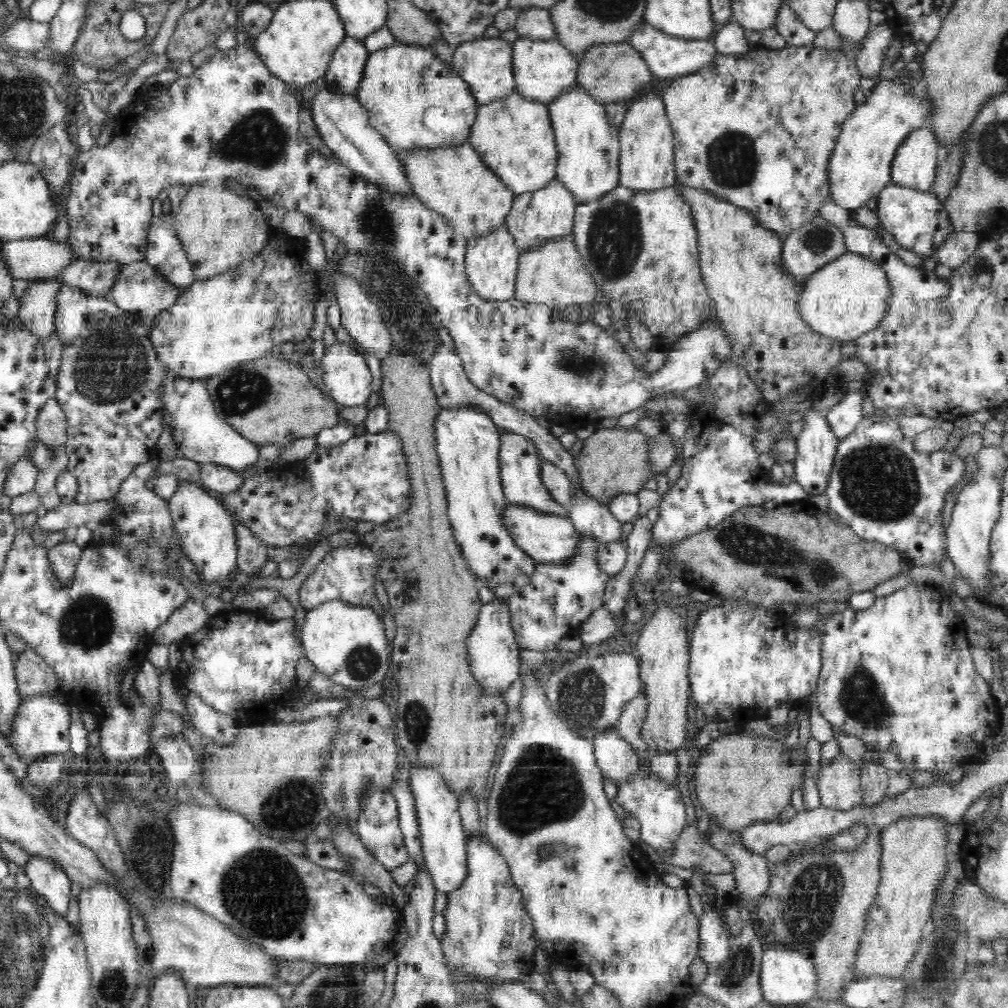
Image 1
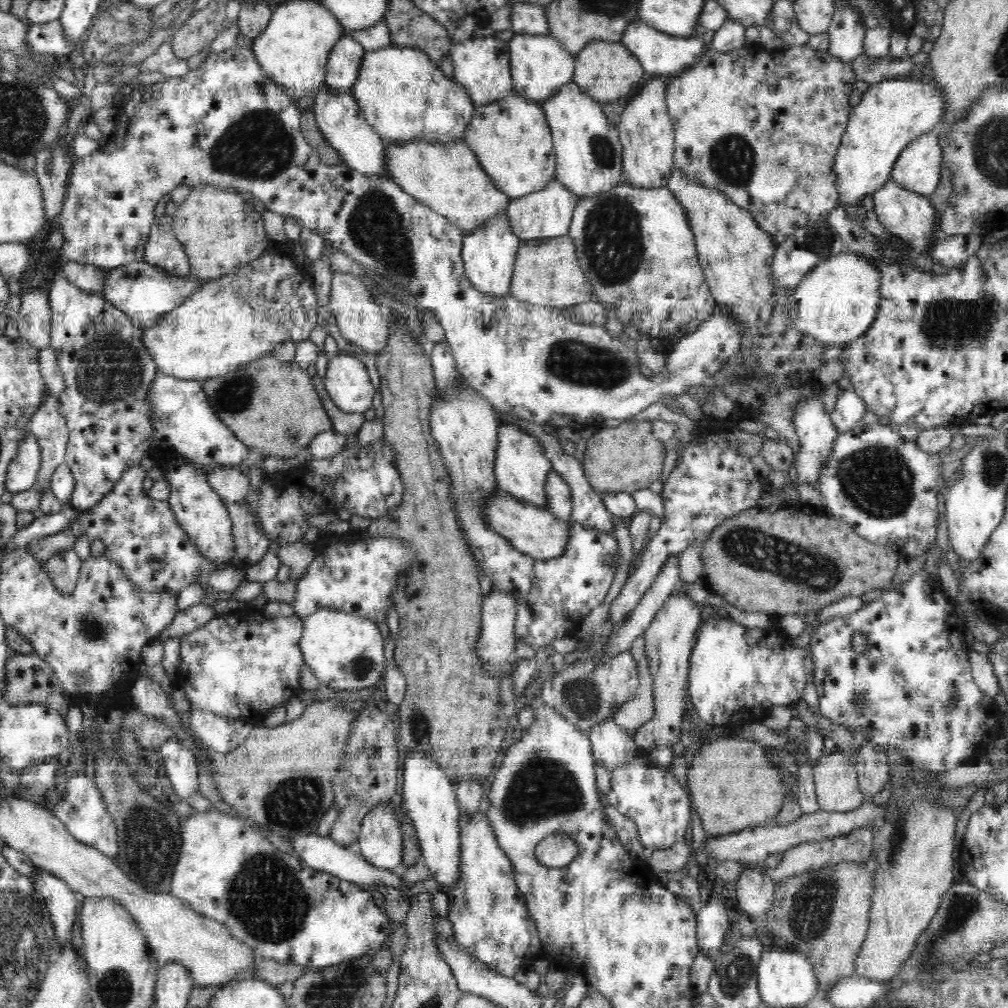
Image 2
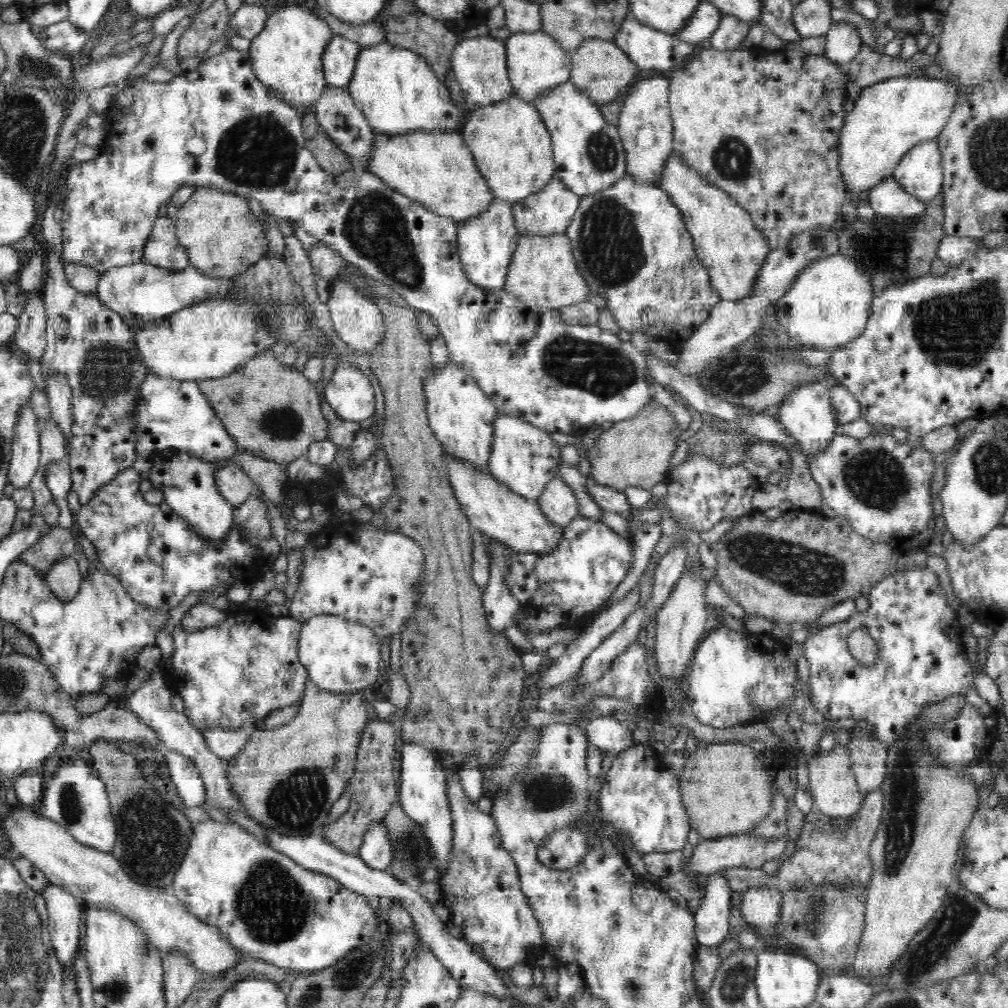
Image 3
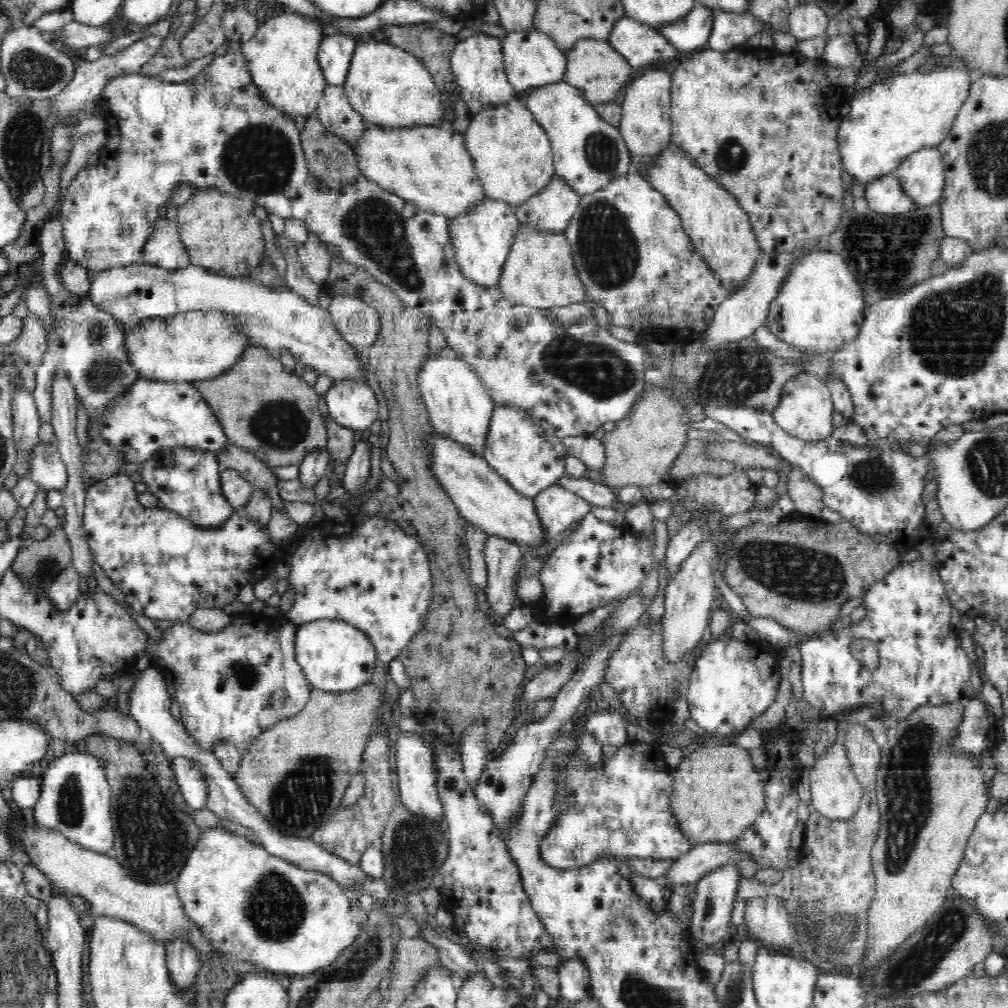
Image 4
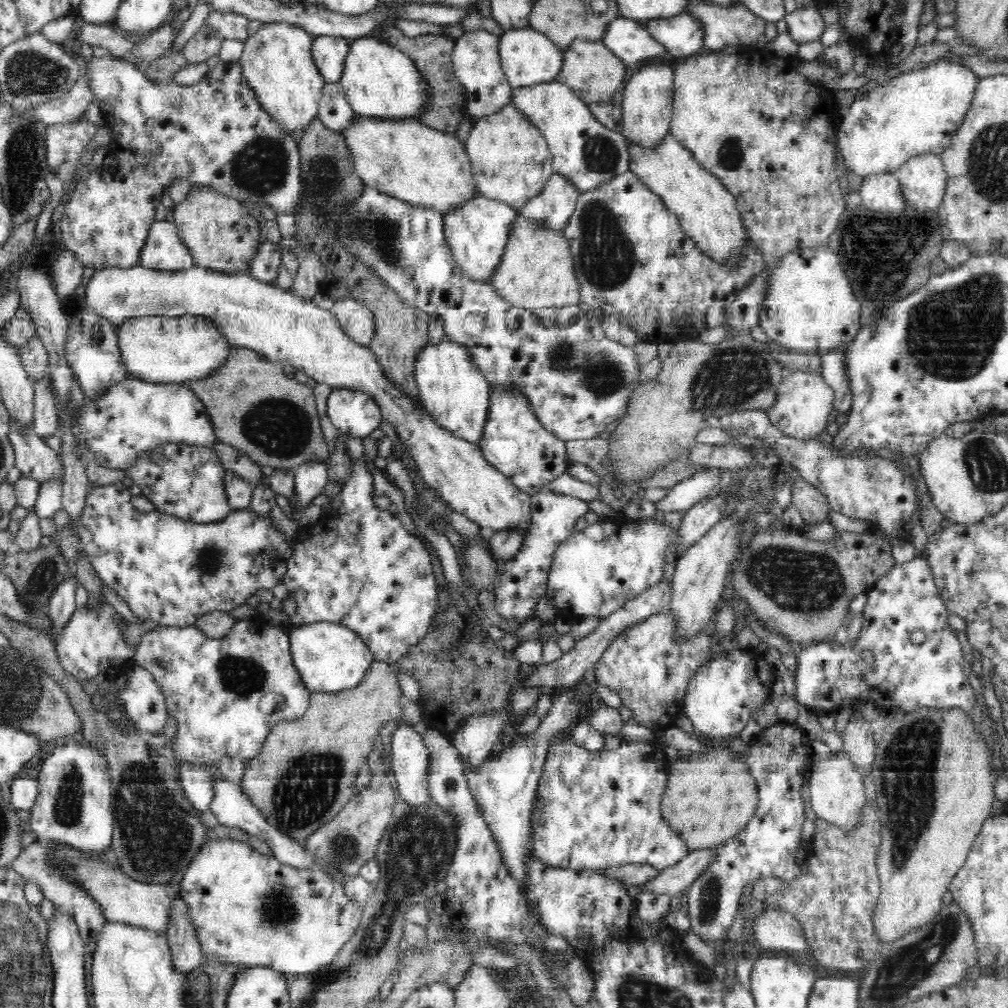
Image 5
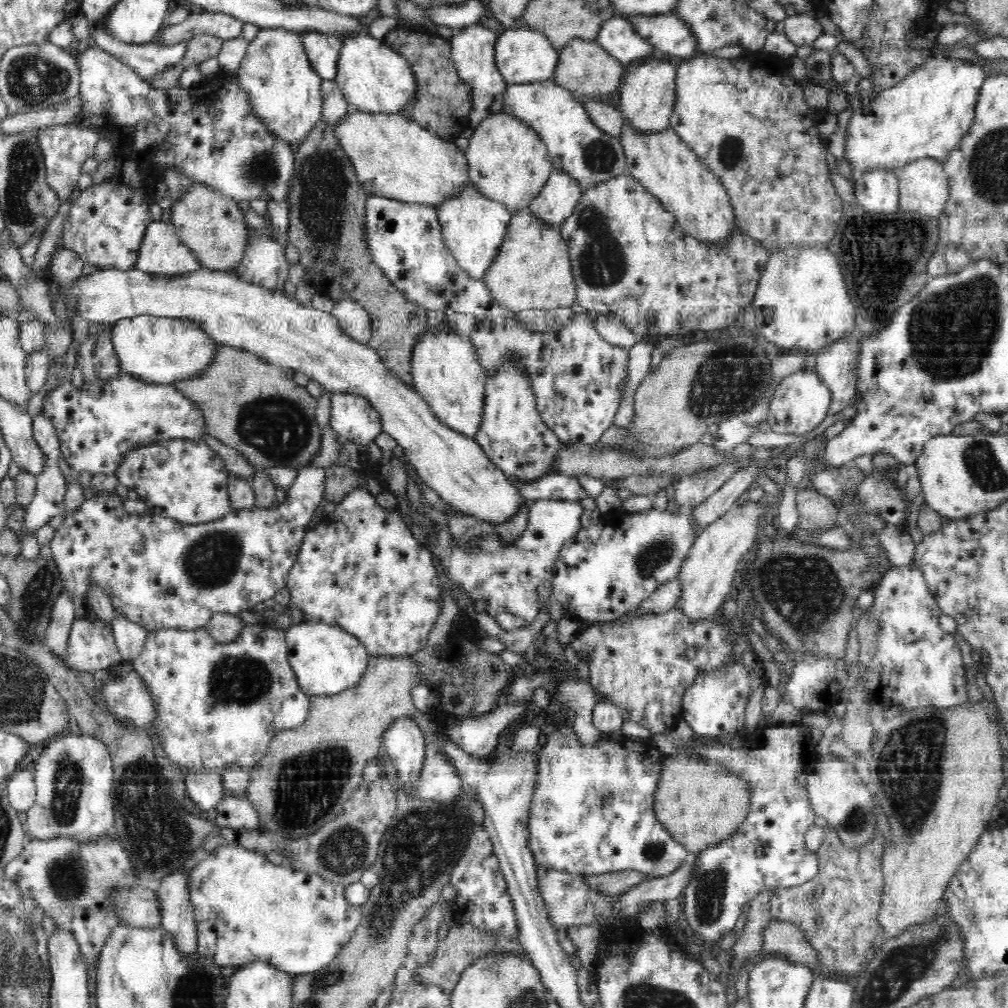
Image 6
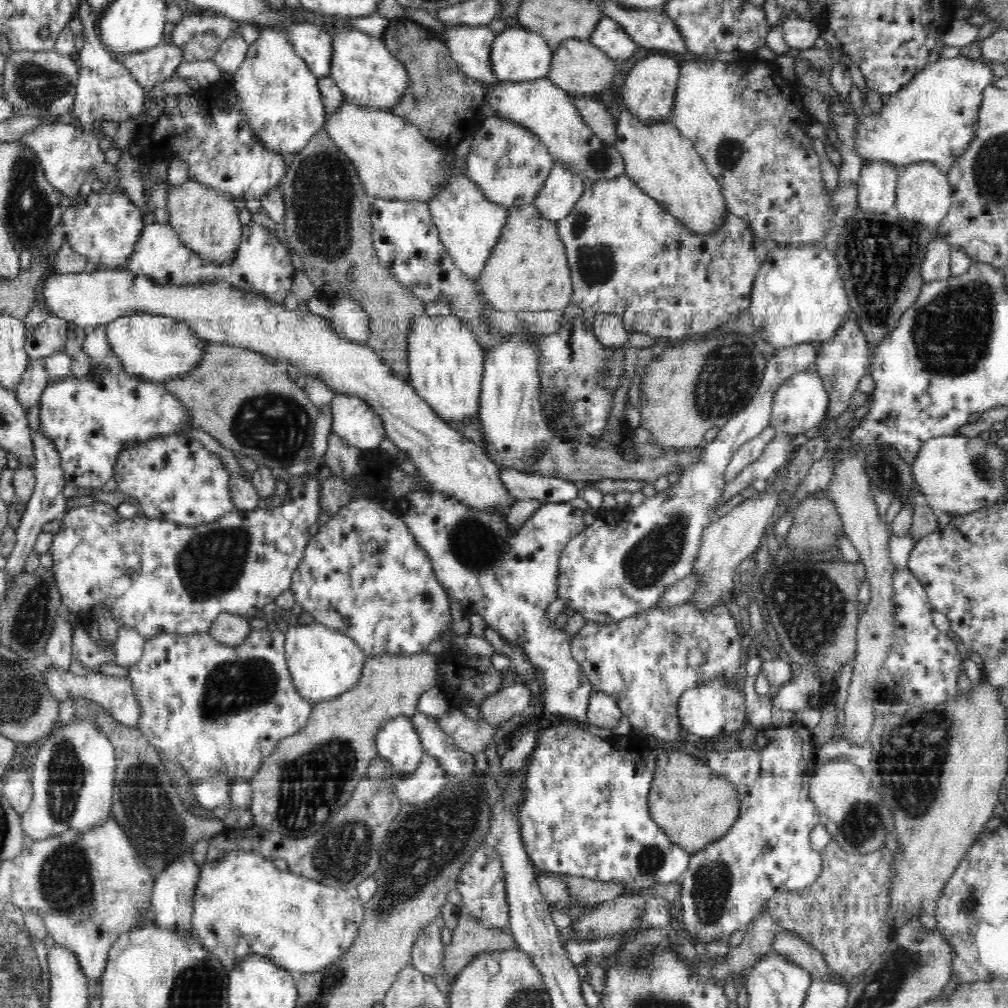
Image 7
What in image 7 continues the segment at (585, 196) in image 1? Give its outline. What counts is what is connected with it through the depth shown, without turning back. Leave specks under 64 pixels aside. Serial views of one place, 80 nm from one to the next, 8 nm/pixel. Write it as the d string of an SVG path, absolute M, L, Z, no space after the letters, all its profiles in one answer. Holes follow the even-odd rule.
M544 78L522 83L500 82L498 86L494 84L492 90L489 90L487 94L488 98L484 103L486 109L483 110L483 118L480 122L484 122L486 117L496 116L498 118L506 118L512 123L518 124L520 127L525 127L538 137L542 144L548 147L548 151L550 151L556 164L560 163L564 166L572 167L572 171L576 171L576 174L584 176L586 185L596 183L599 180L615 179L617 176L625 174L623 156L615 149L615 145L608 146L601 143L588 127L587 122L579 115L579 111L574 104L575 97L568 91L556 87L549 79Z

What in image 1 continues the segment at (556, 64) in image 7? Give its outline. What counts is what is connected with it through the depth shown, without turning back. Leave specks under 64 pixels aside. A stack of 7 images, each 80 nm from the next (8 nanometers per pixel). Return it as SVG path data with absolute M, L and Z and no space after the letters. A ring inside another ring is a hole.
M627 41L619 43L599 44L590 47L579 60L579 75L576 85L583 89L590 97L606 106L608 102L616 103L640 94L644 86L654 78L652 70L641 54L632 48Z

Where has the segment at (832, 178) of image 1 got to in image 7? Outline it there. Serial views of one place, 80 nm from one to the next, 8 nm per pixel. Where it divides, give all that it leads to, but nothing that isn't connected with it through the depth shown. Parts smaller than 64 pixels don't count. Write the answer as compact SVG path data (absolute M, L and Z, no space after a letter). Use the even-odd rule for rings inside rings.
M963 55L942 58L921 70L905 88L894 93L890 104L878 116L870 114L854 134L854 150L860 158L890 163L895 167L932 161L947 173L954 160L976 137L982 94L992 84L994 74L988 61L969 60Z

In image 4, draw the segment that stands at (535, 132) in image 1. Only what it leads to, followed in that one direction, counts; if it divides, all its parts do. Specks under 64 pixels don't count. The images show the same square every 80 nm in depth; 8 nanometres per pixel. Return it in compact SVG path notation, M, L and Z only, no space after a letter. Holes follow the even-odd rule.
M521 98L475 113L471 119L465 145L487 199L504 200L516 207L540 193L554 178L551 141Z

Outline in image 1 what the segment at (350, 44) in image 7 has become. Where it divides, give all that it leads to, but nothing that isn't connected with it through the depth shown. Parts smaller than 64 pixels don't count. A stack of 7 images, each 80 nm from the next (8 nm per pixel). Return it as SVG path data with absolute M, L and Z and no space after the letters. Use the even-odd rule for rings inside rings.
M394 43L371 52L355 98L368 111L370 125L394 148L396 153L412 150L448 148L466 143L475 124L478 105L468 83L456 70L446 68L430 50L416 44Z

